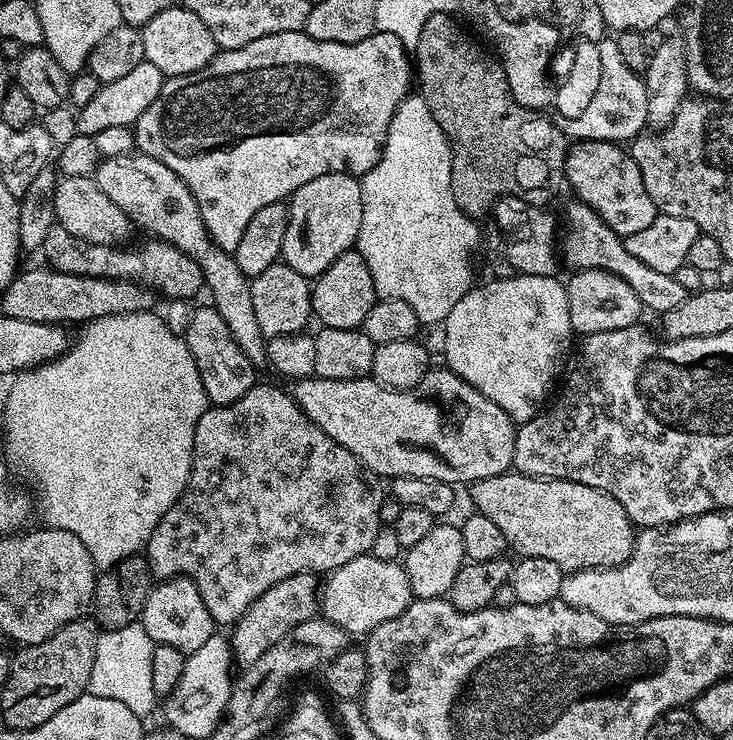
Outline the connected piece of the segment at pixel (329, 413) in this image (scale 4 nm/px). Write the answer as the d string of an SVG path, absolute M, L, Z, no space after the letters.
M446 366L433 367L418 382L418 386L405 392L393 392L391 388L382 388L375 380L331 380L316 376L306 380L297 380L291 385L292 401L338 446L346 446L354 458L358 458L369 472L377 477L395 478L413 476L414 478L434 478L453 486L471 486L477 480L494 478L513 467L514 442L517 425L498 406L490 402L486 394L478 394L458 374Z

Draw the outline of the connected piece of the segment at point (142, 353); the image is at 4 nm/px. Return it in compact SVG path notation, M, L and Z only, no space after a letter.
M159 311L135 312L134 314L114 314L106 318L90 320L79 329L80 341L73 343L67 352L63 352L49 364L39 364L26 372L19 373L4 400L4 452L3 459L9 465L28 472L32 484L36 487L34 500L38 505L38 516L50 528L70 530L78 538L82 538L82 546L90 550L90 554L98 562L112 560L119 562L128 556L137 555L147 545L150 534L154 534L154 526L174 506L174 502L182 494L188 484L192 469L192 447L194 446L194 430L198 426L198 418L210 407L208 395L202 386L202 378L198 374L198 366L188 349L183 335L175 332L162 317Z

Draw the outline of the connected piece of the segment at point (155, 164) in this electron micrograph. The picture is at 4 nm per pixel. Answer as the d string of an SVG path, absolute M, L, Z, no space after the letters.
M143 154L119 156L109 160L101 159L94 175L98 190L132 219L137 229L145 228L149 237L163 240L165 244L182 250L198 266L204 275L207 291L212 291L211 307L222 314L222 322L230 326L230 334L238 346L242 346L242 354L250 358L250 362L257 366L265 363L264 346L266 338L258 326L258 317L254 315L254 302L250 299L250 280L238 270L238 262L235 255L222 250L212 240L208 233L208 227L204 225L204 219L200 213L198 202L194 194L162 162Z

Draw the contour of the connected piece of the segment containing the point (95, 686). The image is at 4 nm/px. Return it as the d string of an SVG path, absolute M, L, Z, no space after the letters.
M140 622L120 630L101 631L96 637L94 670L90 670L88 692L98 698L114 698L114 702L123 702L129 710L134 710L136 716L147 718L152 707L158 704L154 682L150 678L153 647L152 639Z

